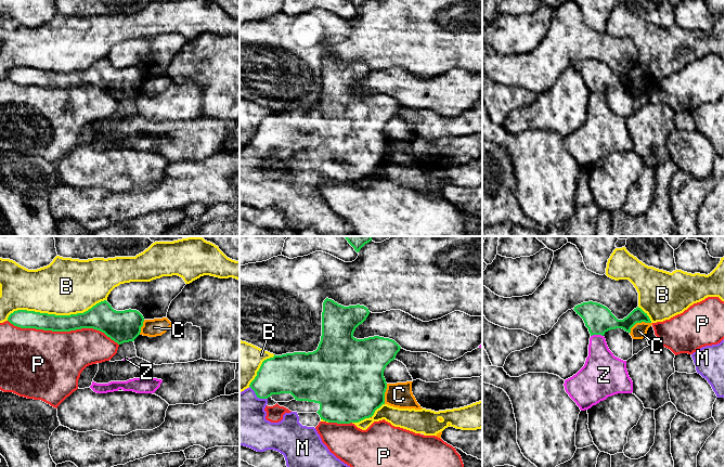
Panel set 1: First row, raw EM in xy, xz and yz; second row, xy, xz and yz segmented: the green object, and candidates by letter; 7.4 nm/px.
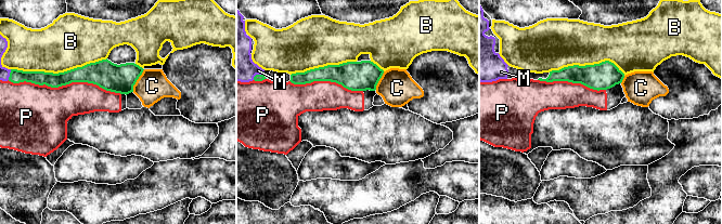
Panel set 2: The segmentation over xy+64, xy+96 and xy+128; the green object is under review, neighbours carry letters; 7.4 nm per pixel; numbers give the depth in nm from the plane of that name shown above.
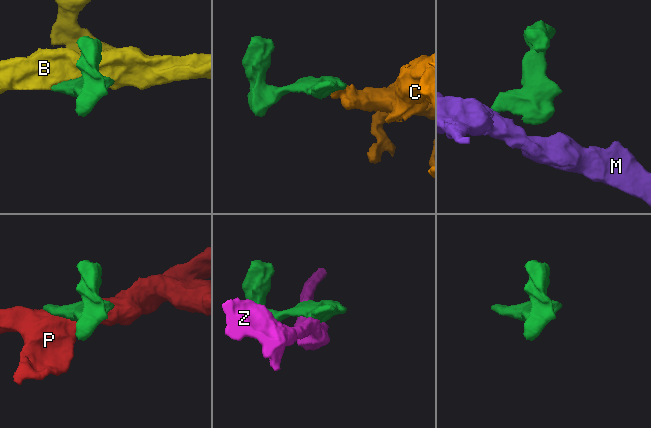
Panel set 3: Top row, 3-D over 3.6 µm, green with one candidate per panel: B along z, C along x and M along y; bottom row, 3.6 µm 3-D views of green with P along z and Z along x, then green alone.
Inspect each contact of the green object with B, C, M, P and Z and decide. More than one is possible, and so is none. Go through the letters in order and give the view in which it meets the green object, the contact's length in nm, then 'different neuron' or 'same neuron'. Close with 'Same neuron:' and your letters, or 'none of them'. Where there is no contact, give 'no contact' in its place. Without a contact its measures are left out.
B: meets green in xy; contact 750 nm long; different neuron
C: meets green in yz; contact 180 nm long; different neuron
M: meets green in xz; contact 170 nm long; same neuron
P: meets green in xy; contact 850 nm long; different neuron
Z: meets green in yz; contact 100 nm long; different neuron
Same neuron: M

